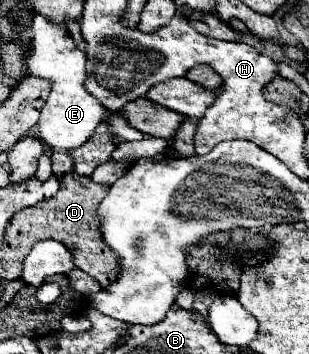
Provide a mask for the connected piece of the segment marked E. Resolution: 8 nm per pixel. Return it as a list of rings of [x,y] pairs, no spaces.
[[[35,16],[31,22],[31,40],[25,48],[23,60],[27,64],[25,78],[43,78],[51,82],[51,94],[41,110],[37,132],[43,142],[47,142],[55,152],[75,150],[85,144],[101,122],[101,112],[105,110],[101,102],[85,88],[87,82],[87,56],[75,46],[65,26],[53,24],[43,16]]]

